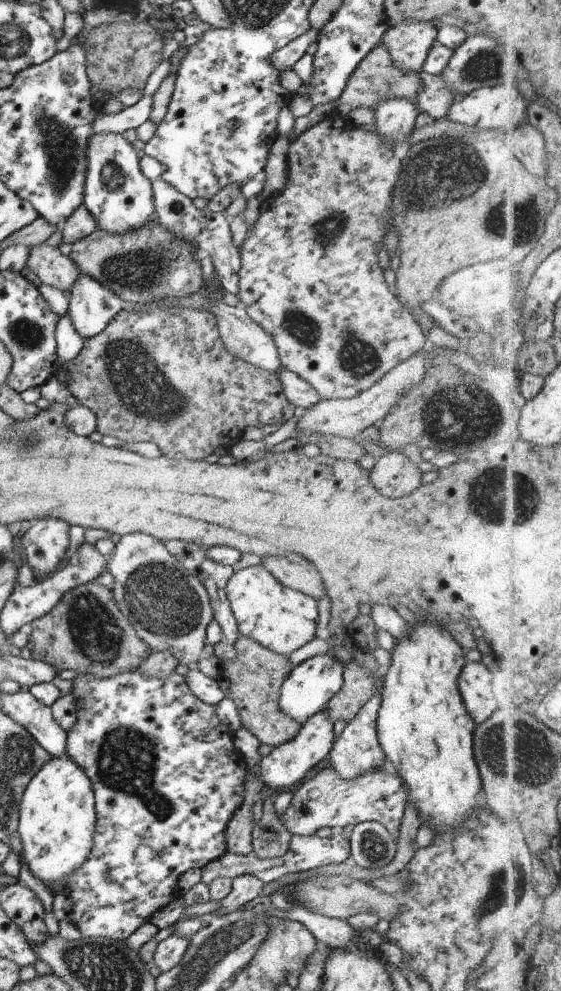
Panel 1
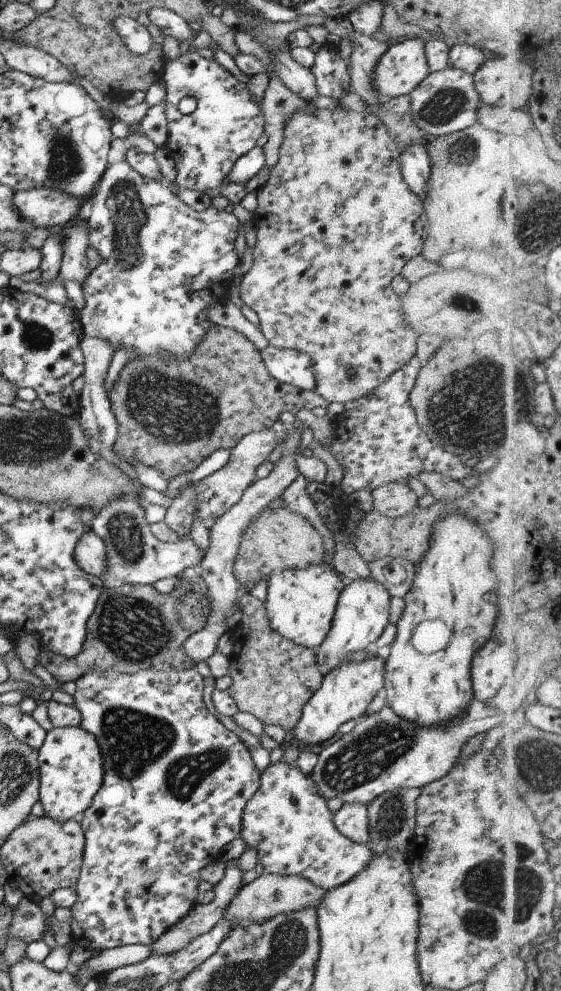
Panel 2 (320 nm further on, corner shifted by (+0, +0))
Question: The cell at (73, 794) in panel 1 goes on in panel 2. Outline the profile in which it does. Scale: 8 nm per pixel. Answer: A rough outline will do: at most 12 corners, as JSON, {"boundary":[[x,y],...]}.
{"boundary":[[52,727],[36,751],[38,801],[78,818],[102,783],[95,737]]}

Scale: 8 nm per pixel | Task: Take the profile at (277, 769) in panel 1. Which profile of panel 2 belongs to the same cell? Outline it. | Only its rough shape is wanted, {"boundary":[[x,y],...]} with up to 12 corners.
{"boundary":[[385,651],[322,676],[290,736],[319,744],[364,714]]}

